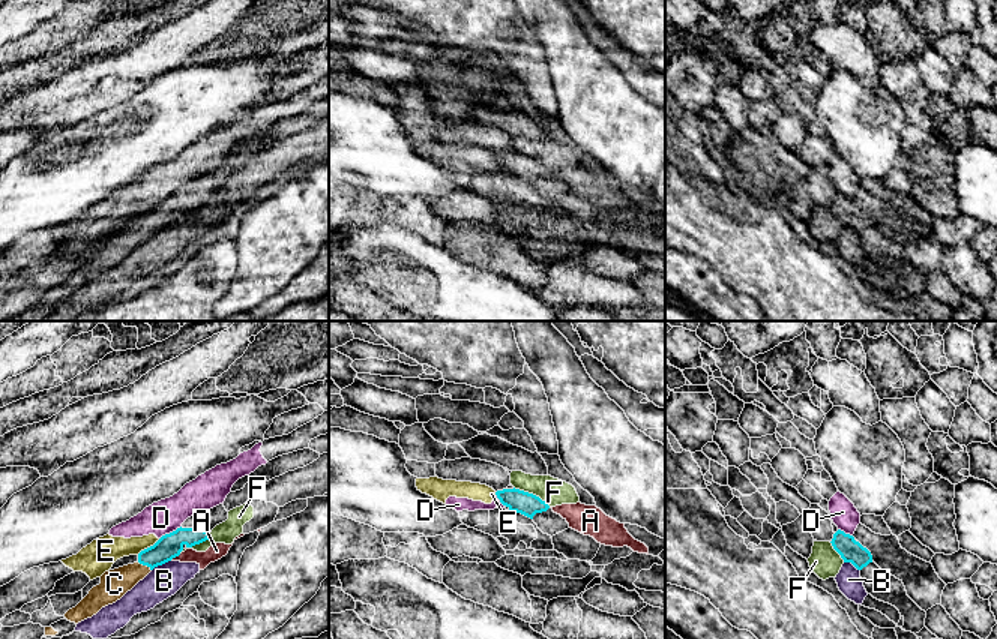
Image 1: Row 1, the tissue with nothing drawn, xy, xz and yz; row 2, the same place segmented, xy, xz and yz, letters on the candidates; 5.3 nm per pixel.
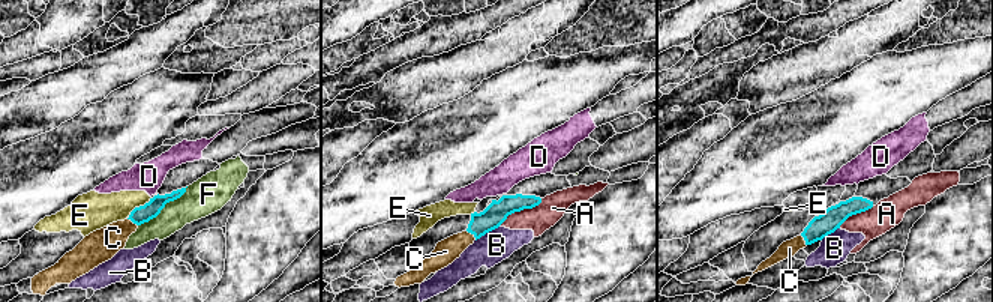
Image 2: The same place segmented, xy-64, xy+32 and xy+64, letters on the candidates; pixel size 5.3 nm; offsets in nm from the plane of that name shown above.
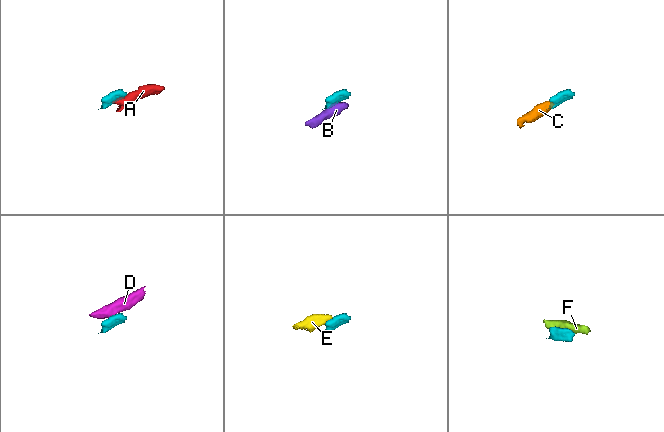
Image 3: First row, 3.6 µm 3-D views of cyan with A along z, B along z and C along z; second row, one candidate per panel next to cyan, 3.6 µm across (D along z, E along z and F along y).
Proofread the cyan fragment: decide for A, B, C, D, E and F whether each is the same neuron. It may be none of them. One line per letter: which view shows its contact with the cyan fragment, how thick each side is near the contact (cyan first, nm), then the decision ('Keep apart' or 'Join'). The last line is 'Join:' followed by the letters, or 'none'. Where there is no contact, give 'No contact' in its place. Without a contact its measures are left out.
A: Touches cyan in xy. Thickness 140 nm (cyan) against 90 nm. Keep apart
B: Touches cyan in xy. Thickness 140 nm (cyan) against 180 nm. Keep apart
C: Touches cyan in xy. Thickness 140 nm (cyan) against 160 nm. Join
D: Touches cyan in xy. Thickness 140 nm (cyan) against 180 nm. Keep apart
E: Touches cyan in xy. Thickness 140 nm (cyan) against 160 nm. Keep apart
F: Touches cyan in xz. Thickness 120 nm (cyan) against 140 nm. Keep apart
Join: C

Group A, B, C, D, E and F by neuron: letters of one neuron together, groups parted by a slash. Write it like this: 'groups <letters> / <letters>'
groups A B / C / D E / F

